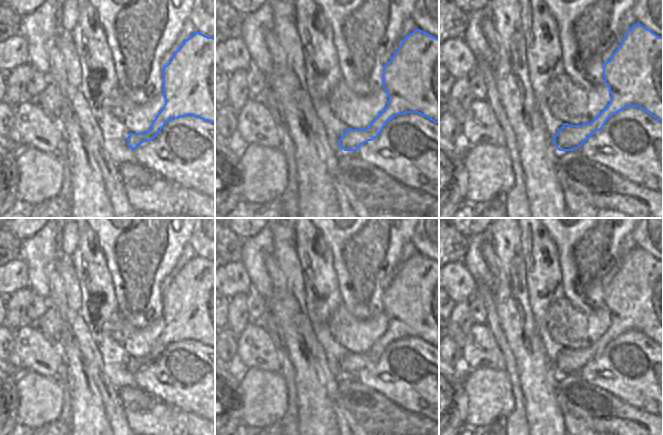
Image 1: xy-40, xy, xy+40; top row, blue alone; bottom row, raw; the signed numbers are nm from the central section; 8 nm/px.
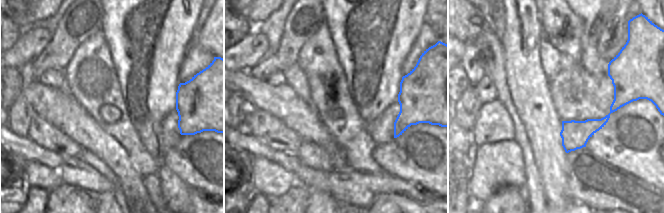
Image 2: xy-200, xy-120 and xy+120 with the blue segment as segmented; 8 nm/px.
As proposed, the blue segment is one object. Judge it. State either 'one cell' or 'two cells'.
one cell

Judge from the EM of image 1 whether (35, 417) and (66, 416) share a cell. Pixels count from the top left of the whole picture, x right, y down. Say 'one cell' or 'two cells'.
two cells

